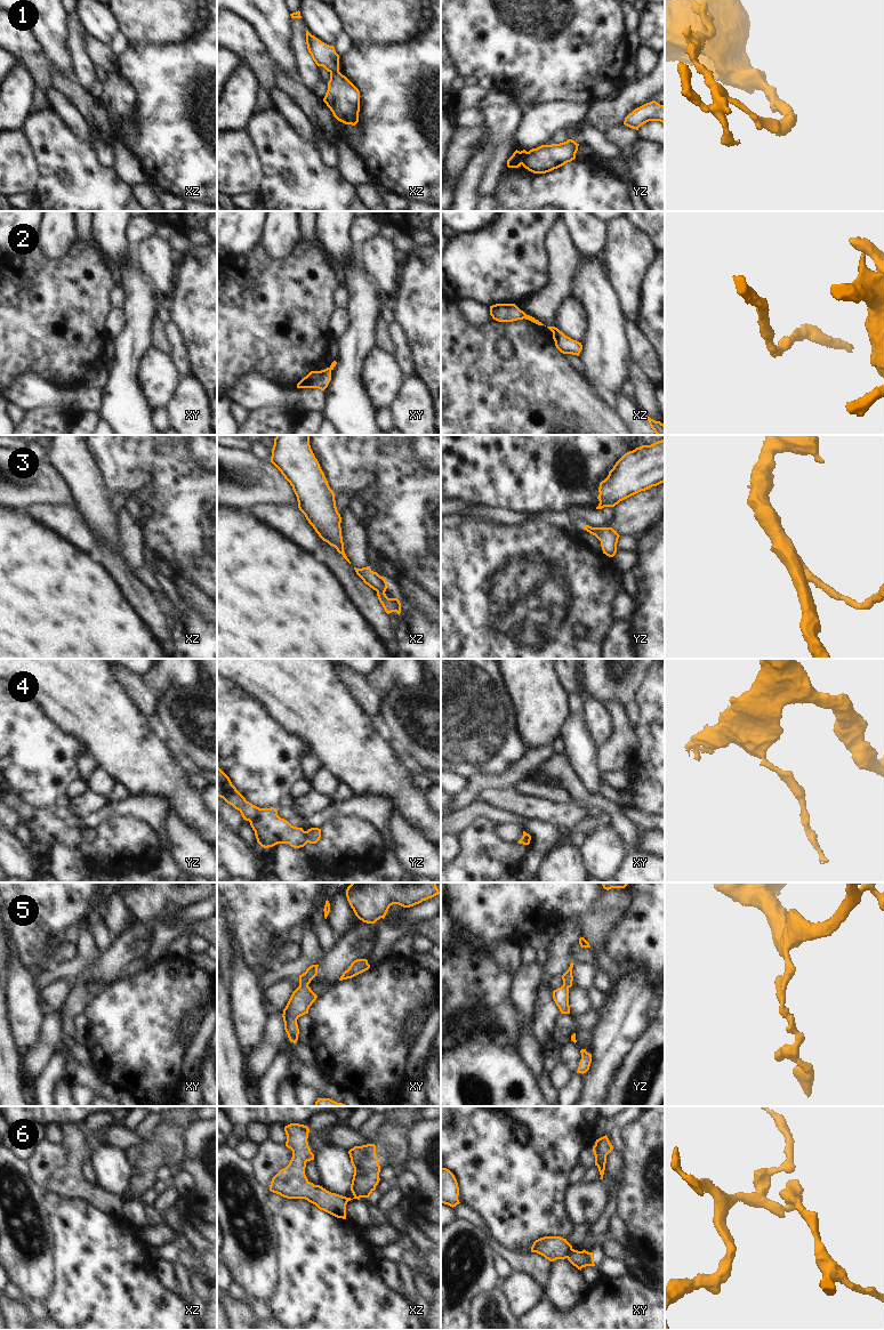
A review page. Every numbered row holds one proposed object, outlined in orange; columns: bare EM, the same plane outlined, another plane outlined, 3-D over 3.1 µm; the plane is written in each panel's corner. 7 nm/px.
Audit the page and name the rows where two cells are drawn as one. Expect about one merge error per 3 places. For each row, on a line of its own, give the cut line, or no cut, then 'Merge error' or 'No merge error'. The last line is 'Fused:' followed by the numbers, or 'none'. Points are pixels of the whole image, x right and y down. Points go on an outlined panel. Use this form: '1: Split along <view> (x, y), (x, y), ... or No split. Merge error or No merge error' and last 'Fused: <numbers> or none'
1: Split along yz (528, 152), (521, 163). Merge error
2: Split along xz (554, 327), (552, 331). Merge error
3: No split. No merge error
4: Split along yz (304, 831), (307, 841). Merge error
5: No split. No merge error
6: Split along xy (572, 1249), (567, 1257). Merge error
Fused: 1, 2, 4, 6.

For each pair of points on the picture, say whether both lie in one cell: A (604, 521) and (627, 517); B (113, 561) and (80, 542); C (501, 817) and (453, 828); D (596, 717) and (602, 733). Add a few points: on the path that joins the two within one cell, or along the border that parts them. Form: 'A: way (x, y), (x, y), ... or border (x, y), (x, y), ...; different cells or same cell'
A: border (613, 507), (613, 521), (610, 526); different cells
B: border (96, 538), (96, 549), (91, 554); different cells
C: way (490, 813), (472, 812), (465, 816); same cell
D: way (597, 720), (600, 730); same cell

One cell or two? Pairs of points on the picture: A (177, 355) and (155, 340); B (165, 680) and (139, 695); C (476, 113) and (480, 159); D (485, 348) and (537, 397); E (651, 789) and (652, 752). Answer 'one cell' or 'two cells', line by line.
A: two cells
B: two cells
C: two cells
D: one cell
E: one cell

